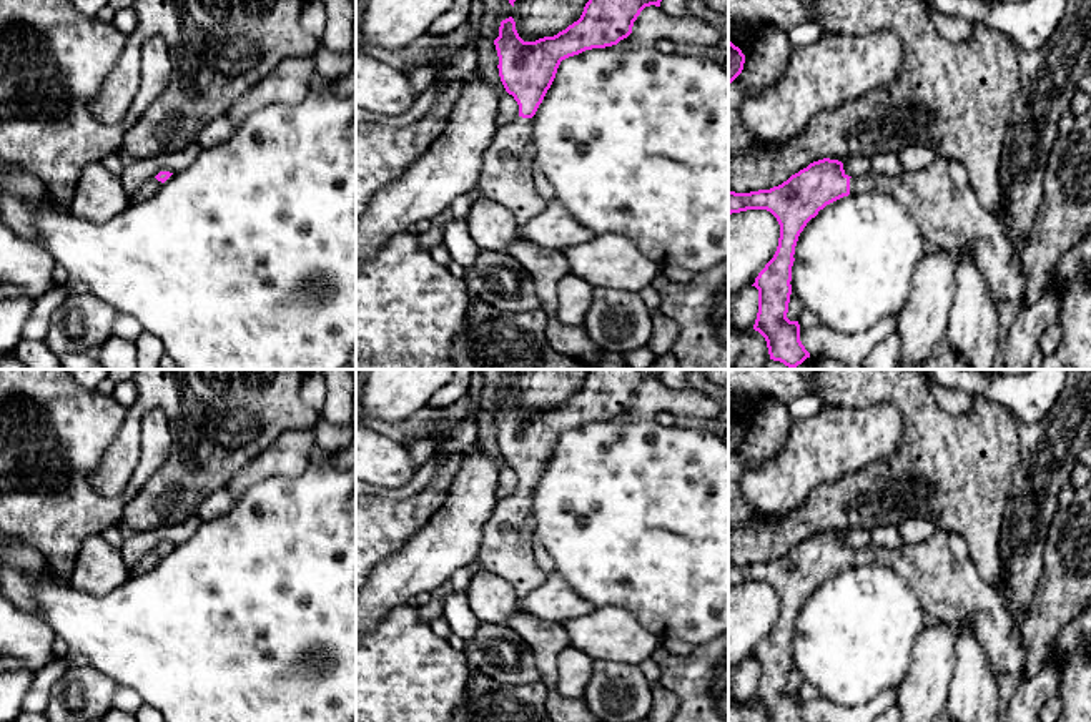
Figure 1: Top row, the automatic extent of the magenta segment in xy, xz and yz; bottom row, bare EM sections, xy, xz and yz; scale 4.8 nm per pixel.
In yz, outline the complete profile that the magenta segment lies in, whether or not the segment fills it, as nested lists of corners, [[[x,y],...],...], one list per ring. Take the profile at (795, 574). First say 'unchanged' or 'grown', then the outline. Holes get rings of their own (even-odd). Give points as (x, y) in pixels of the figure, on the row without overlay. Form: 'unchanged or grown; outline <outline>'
grown; outline [[[936,527],[935,534],[920,544],[901,544],[898,549],[868,544],[852,551],[845,546],[842,534],[823,531],[810,536],[787,554],[770,562],[750,566],[728,562],[728,587],[747,582],[767,582],[780,597],[777,624],[752,657],[758,662],[758,685],[753,702],[765,710],[767,720],[805,722],[800,714],[798,694],[790,694],[787,690],[792,667],[792,639],[798,609],[807,596],[827,577],[850,566],[863,566],[866,562],[893,567],[918,596],[928,616],[946,621],[955,627],[970,627],[986,647],[990,659],[998,664],[1000,672],[1018,679],[1024,669],[1026,649],[1021,640],[1021,632],[1016,627],[1016,617],[1005,607],[996,589],[980,577],[971,561],[958,562],[953,557],[951,537],[953,534],[950,531]]]

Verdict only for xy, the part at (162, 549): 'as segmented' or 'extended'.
extended

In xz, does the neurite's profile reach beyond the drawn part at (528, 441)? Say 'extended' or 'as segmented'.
extended

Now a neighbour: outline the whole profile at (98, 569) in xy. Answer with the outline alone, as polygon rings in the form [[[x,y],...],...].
[[[91,536],[77,556],[68,584],[86,594],[105,596],[130,577],[121,551],[108,544],[103,536]]]

